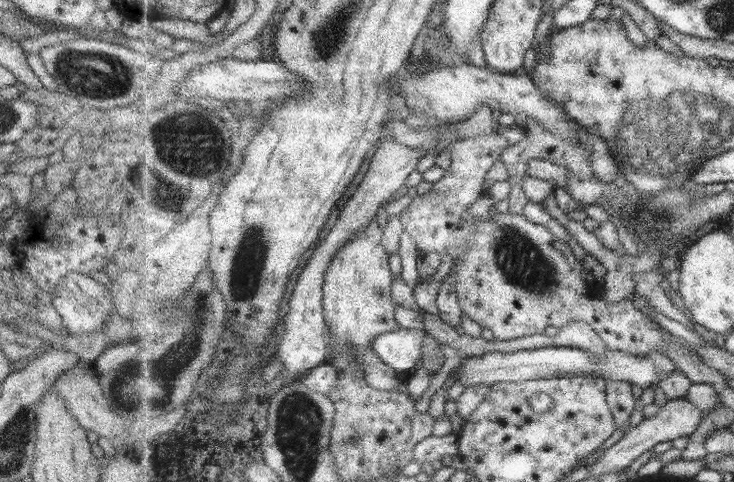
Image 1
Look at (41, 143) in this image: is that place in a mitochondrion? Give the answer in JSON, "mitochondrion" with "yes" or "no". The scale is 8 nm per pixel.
{"mitochondrion":"no"}

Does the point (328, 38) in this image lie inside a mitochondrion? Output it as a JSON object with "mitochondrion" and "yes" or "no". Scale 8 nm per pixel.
{"mitochondrion":"yes"}

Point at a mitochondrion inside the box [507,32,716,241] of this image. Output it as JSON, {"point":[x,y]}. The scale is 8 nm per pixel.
{"point":[664,213]}

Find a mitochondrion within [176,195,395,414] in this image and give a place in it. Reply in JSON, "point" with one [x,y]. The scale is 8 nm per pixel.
{"point":[252,251]}

